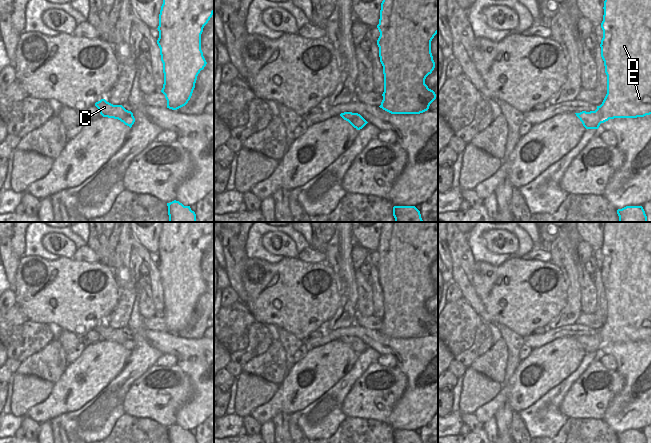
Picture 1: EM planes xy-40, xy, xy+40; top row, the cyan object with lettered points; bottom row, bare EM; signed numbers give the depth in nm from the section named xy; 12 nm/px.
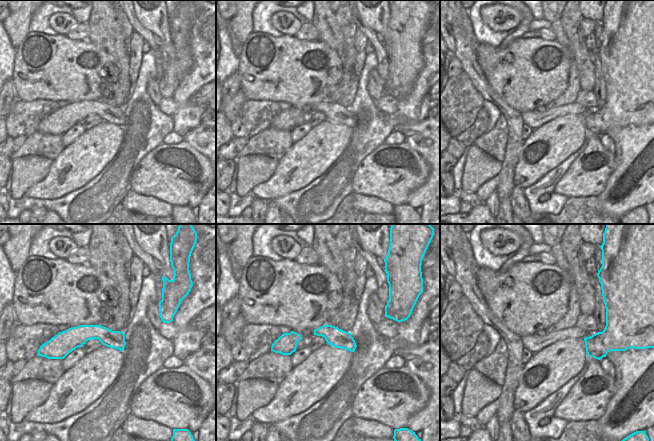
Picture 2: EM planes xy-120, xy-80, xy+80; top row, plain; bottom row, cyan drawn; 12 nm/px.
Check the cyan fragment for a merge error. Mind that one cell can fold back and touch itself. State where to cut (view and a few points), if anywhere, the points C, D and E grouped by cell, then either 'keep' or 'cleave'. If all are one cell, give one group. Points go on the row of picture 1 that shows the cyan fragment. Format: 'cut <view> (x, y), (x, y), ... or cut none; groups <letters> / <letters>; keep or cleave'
cut none; groups C D E; keep

